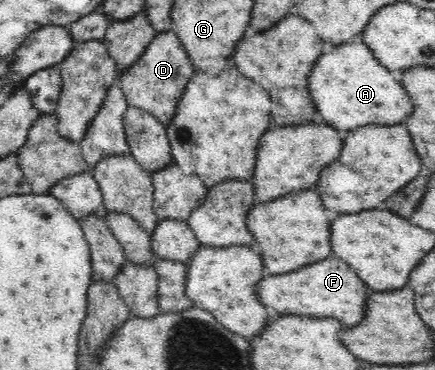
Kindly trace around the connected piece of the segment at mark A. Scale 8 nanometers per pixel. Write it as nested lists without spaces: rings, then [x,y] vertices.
[[[361,40],[327,46],[307,79],[311,100],[327,126],[350,131],[364,125],[398,125],[414,111],[397,75],[384,67]]]

